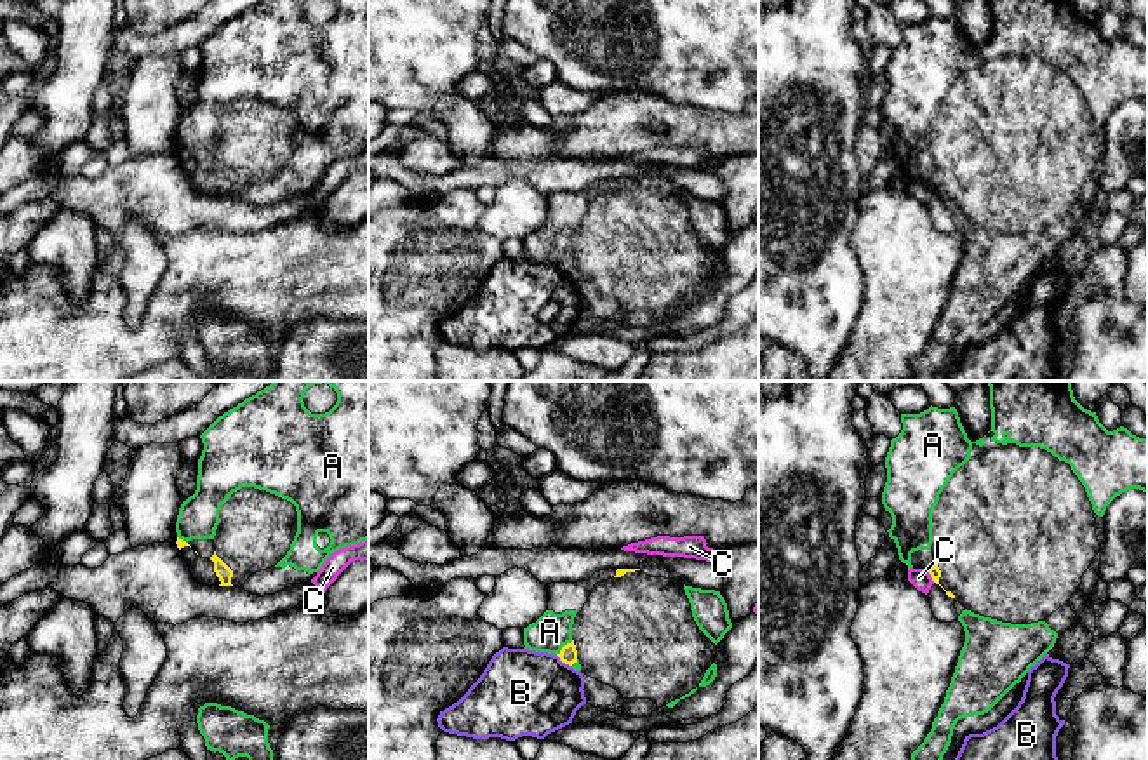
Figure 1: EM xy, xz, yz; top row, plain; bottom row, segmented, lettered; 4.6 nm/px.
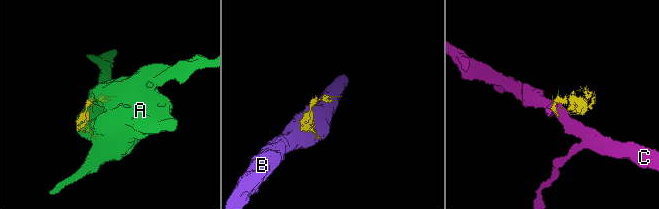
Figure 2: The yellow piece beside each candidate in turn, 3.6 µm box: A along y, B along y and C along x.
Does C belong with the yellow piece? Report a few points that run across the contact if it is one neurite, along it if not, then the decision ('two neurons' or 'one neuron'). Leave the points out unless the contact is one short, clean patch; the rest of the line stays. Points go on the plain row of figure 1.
line yz (927, 183), (934, 192); two neurons

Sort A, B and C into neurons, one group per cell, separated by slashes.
A / B / C

